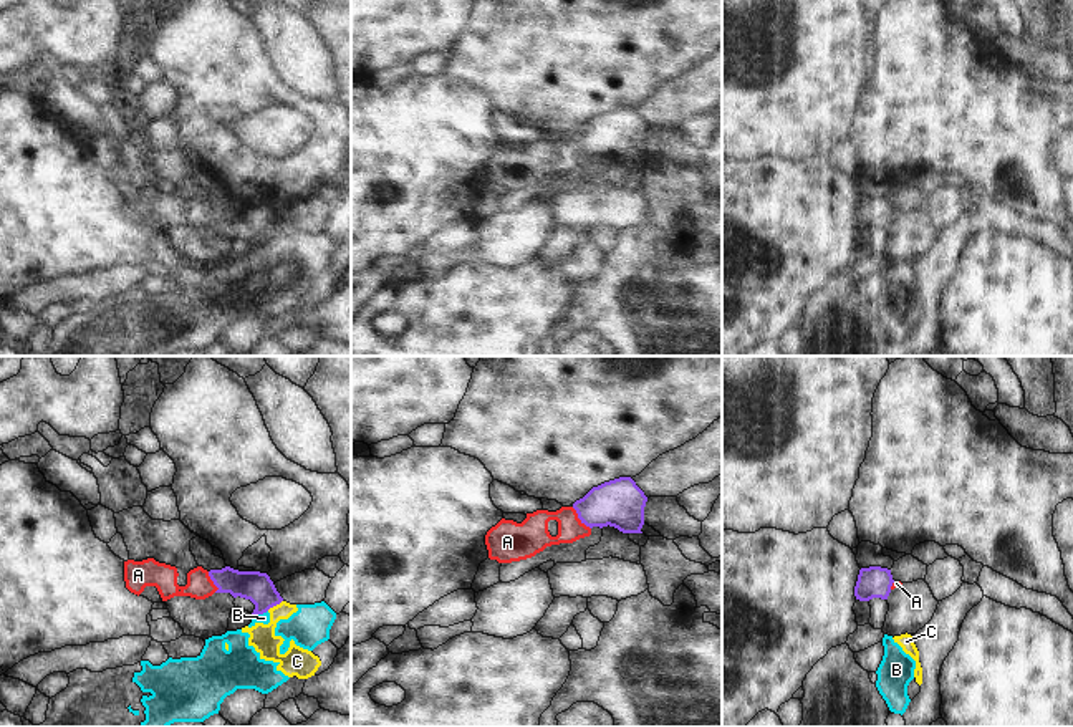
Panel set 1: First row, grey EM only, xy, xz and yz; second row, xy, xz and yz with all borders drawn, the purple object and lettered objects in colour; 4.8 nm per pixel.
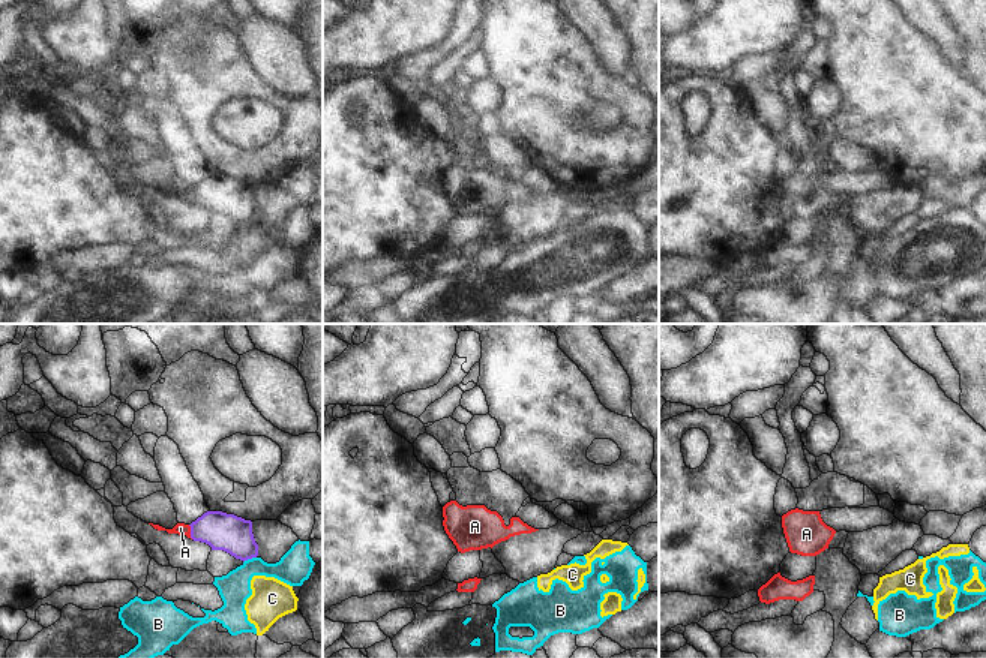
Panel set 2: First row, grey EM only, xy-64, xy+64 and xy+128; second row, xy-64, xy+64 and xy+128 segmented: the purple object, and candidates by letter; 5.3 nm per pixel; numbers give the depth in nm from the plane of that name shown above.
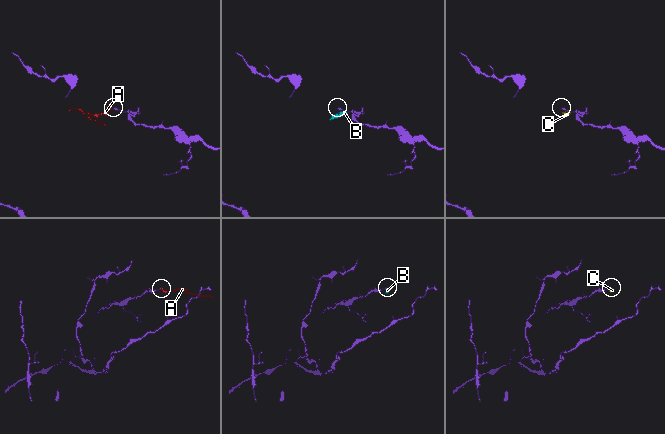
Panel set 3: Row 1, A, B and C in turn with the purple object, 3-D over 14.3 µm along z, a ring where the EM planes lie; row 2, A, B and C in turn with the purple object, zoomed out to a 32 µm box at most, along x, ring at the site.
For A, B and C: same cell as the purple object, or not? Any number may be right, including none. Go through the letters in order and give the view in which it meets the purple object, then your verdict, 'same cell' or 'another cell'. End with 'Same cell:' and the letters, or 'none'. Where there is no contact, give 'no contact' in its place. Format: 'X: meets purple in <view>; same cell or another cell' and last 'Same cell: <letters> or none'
A: meets purple in xz; same cell
B: meets purple in xy; another cell
C: meets purple in xy; another cell
Same cell: A

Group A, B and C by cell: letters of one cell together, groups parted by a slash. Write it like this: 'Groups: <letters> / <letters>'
Groups: A / B C

